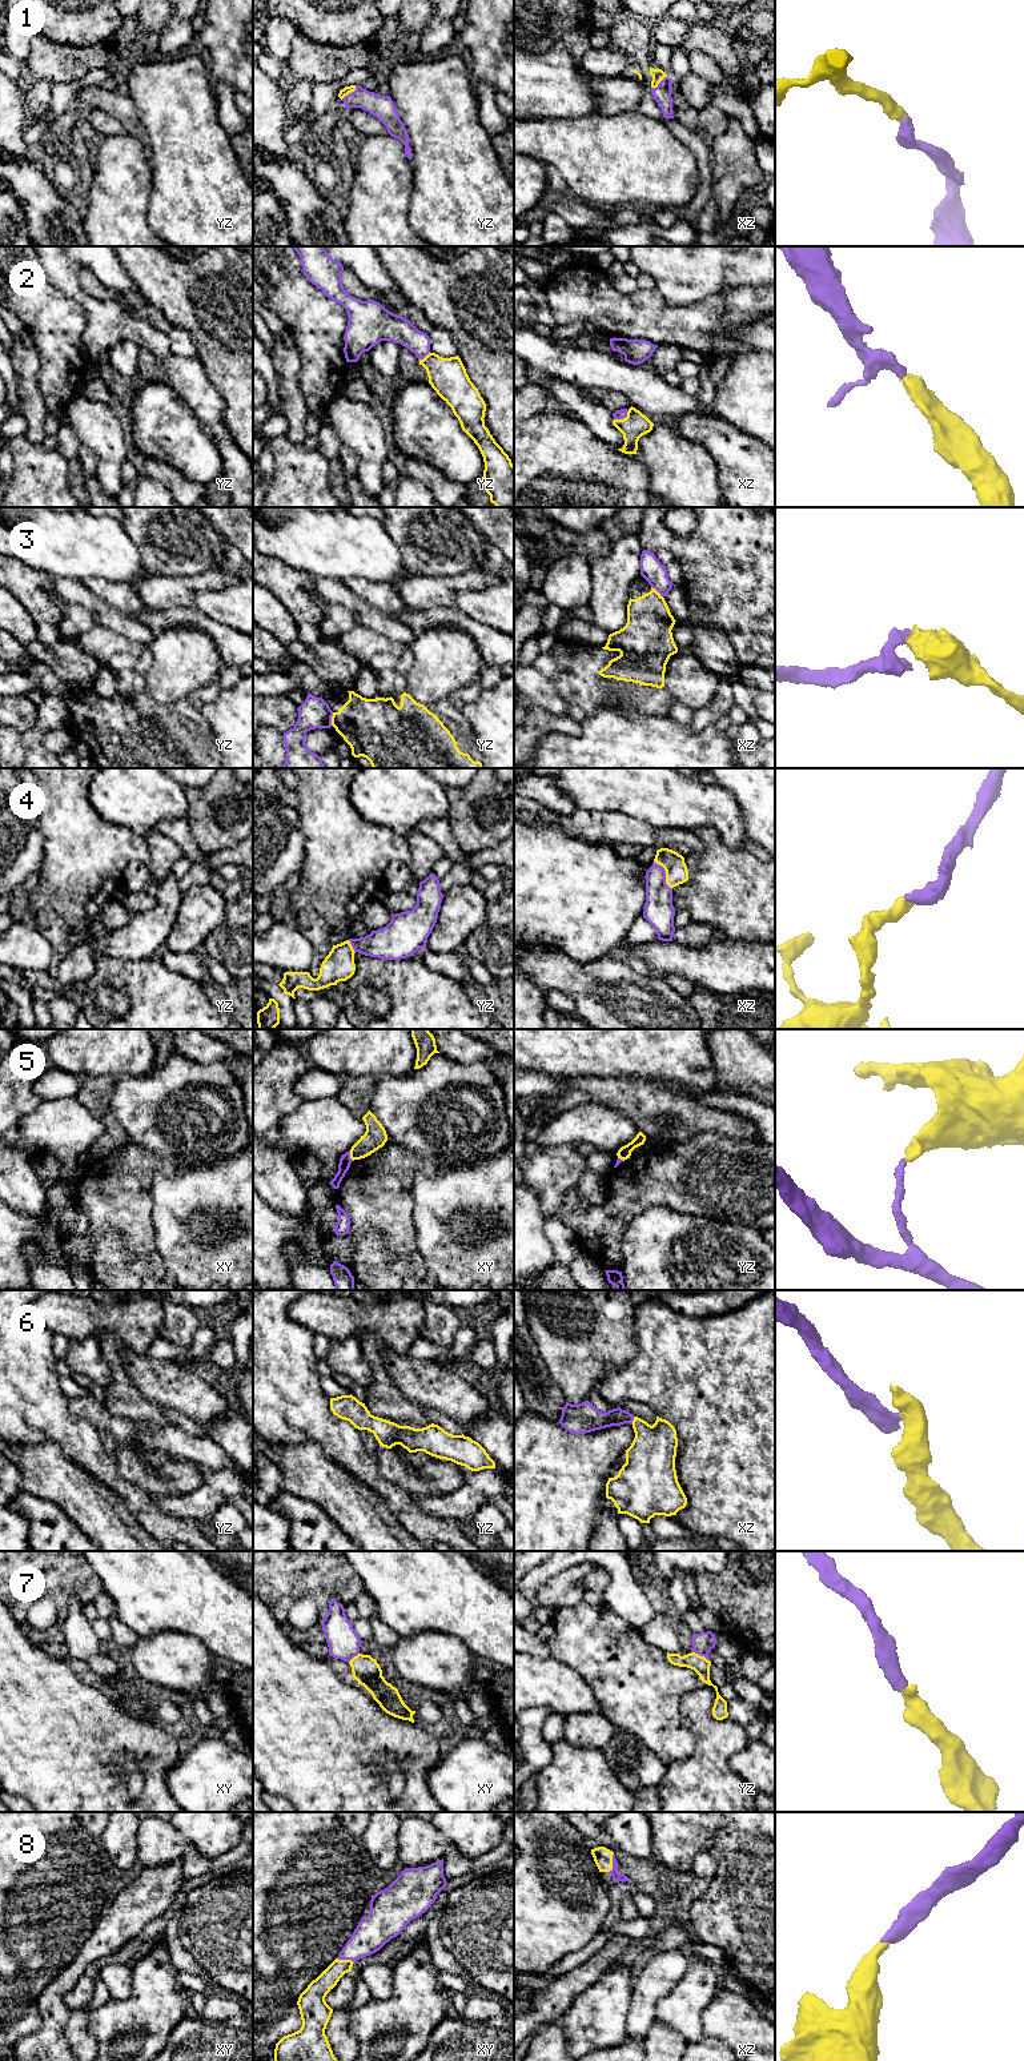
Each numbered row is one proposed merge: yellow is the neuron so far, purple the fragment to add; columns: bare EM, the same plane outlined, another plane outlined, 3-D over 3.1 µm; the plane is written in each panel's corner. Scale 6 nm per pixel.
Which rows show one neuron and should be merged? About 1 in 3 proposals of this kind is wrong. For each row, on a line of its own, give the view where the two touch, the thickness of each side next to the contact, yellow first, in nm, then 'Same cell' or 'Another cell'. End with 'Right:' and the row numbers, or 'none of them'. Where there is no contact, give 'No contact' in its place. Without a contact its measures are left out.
1: Touches yellow in yz. Thickness 50 nm (yellow) against 140 nm. Same cell
2: Touches yellow in xz. Thickness 150 nm (yellow) against 60 nm. Same cell
3: Touches yellow in yz. Thickness 360 nm (yellow) against 190 nm. Another cell
4: Touches yellow in xz. Thickness 130 nm (yellow) against 180 nm. Same cell
5: Touches yellow in xy. Thickness 140 nm (yellow) against 70 nm. Another cell
6: Touches yellow in xz. Thickness 280 nm (yellow) against 140 nm. Another cell
7: Touches yellow in yz. Thickness 100 nm (yellow) against 130 nm. Same cell
8: Touches yellow in xz. Thickness 110 nm (yellow) against 60 nm. Same cell
Right: 1, 2, 4, 7, 8

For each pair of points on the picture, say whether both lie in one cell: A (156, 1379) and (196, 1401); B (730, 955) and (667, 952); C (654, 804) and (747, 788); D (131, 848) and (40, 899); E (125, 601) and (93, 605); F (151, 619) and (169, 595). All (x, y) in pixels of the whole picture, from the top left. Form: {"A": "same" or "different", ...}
{"A": "same", "B": "same", "C": "different", "D": "same", "E": "different", "F": "different"}

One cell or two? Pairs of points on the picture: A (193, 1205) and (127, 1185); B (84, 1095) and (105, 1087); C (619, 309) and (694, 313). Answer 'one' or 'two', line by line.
A: two
B: one
C: one

